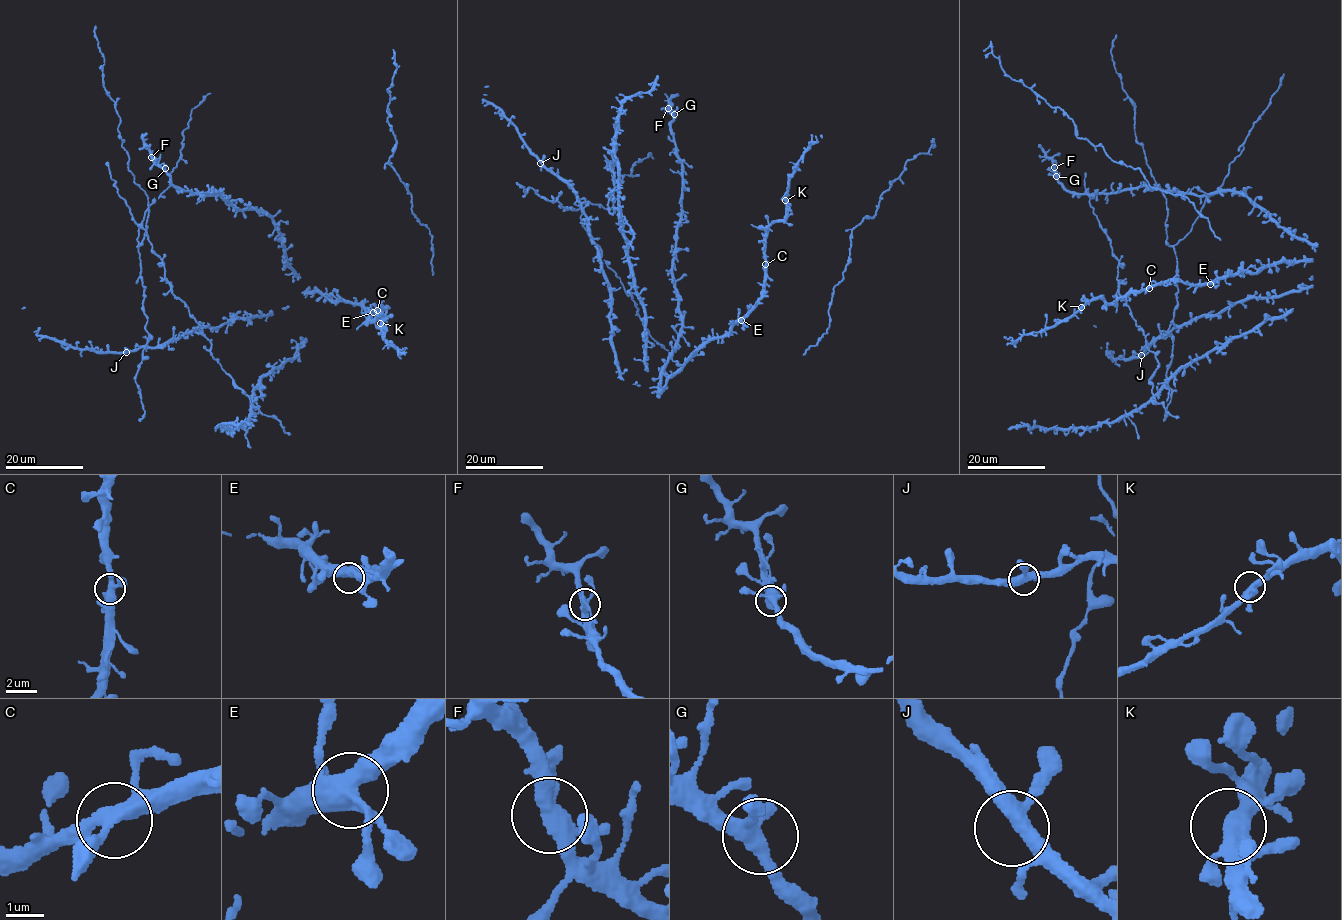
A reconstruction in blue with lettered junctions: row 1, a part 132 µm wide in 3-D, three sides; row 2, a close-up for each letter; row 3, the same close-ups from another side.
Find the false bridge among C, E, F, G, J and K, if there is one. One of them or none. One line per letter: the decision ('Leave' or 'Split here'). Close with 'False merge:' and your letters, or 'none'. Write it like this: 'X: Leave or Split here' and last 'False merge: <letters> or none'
C: Leave
E: Leave
F: Leave
G: Leave
J: Leave
K: Leave
False merge: none

